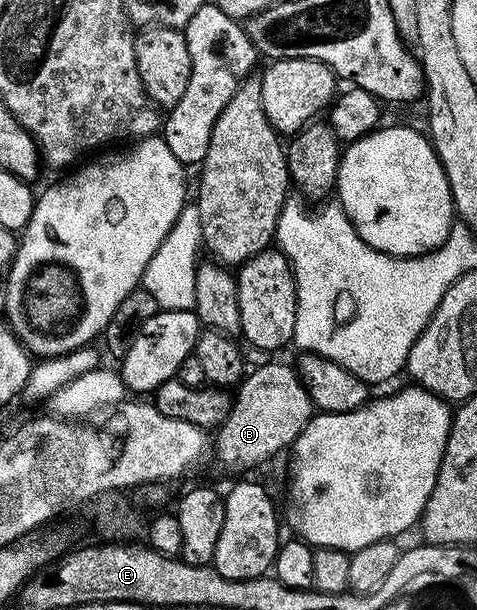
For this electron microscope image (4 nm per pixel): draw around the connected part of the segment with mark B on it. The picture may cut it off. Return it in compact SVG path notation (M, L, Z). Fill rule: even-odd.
M262 364L245 373L241 384L237 385L236 395L230 405L228 418L217 429L218 441L213 441L212 448L218 451L218 460L226 468L250 468L253 464L262 464L273 458L277 452L291 447L298 435L308 426L311 416L315 415L314 403L308 390L302 385L302 377L293 367L286 364Z

